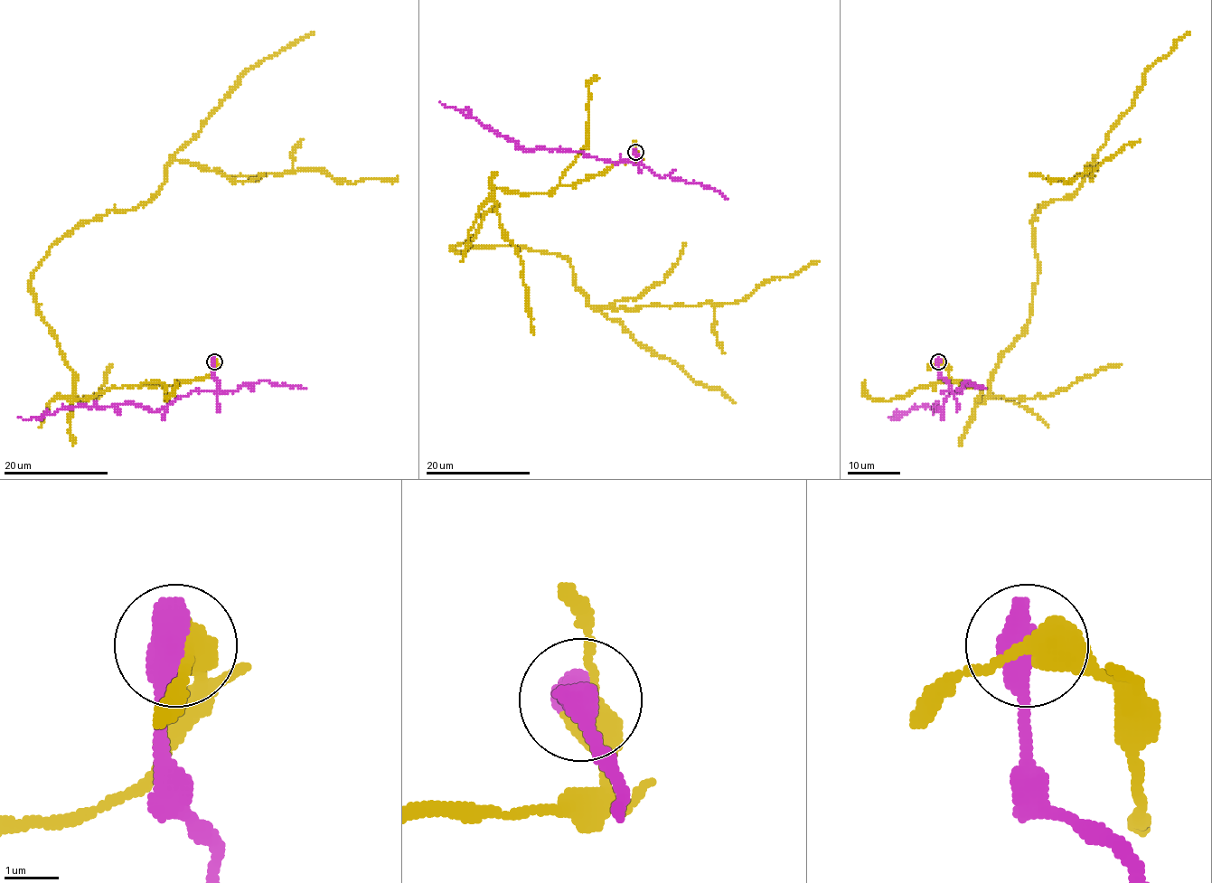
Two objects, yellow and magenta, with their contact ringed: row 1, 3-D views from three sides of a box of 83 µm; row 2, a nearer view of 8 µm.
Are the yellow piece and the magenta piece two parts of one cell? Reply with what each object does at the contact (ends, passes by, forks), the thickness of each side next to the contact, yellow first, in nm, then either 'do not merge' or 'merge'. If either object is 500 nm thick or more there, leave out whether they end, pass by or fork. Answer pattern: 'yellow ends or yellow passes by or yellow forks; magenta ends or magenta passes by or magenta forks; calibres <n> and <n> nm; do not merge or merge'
calibres 420 and 700 nm; do not merge

